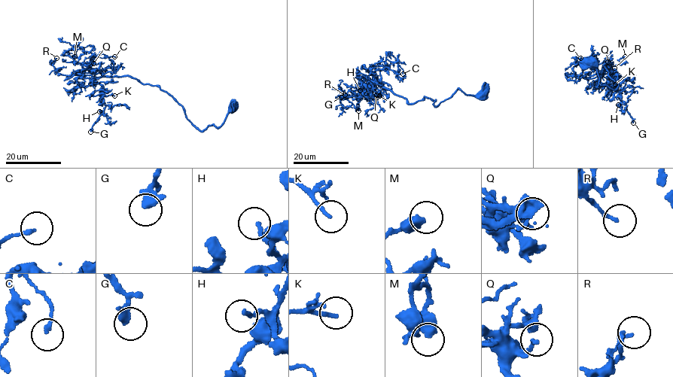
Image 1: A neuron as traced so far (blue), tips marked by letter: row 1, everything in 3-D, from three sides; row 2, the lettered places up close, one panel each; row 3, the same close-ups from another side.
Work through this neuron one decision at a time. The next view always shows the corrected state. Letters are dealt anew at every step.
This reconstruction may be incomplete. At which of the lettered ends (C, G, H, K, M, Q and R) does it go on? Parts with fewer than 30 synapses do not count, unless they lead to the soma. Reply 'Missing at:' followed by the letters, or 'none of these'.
Missing at: K

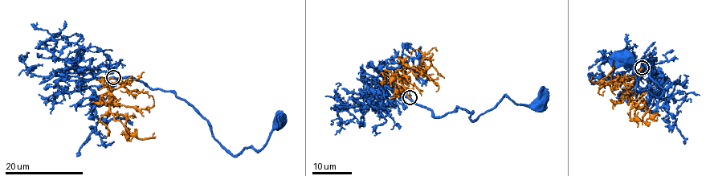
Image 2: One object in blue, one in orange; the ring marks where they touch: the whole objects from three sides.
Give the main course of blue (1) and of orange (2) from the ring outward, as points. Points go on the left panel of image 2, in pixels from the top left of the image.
1: (113, 77), (134, 77), (149, 88), (170, 91), (209, 123), (212, 137), (234, 156), (266, 144), (278, 121)
2: (113, 77), (104, 79), (107, 93), (101, 100), (108, 105), (109, 112), (116, 120), (140, 139), (155, 137)

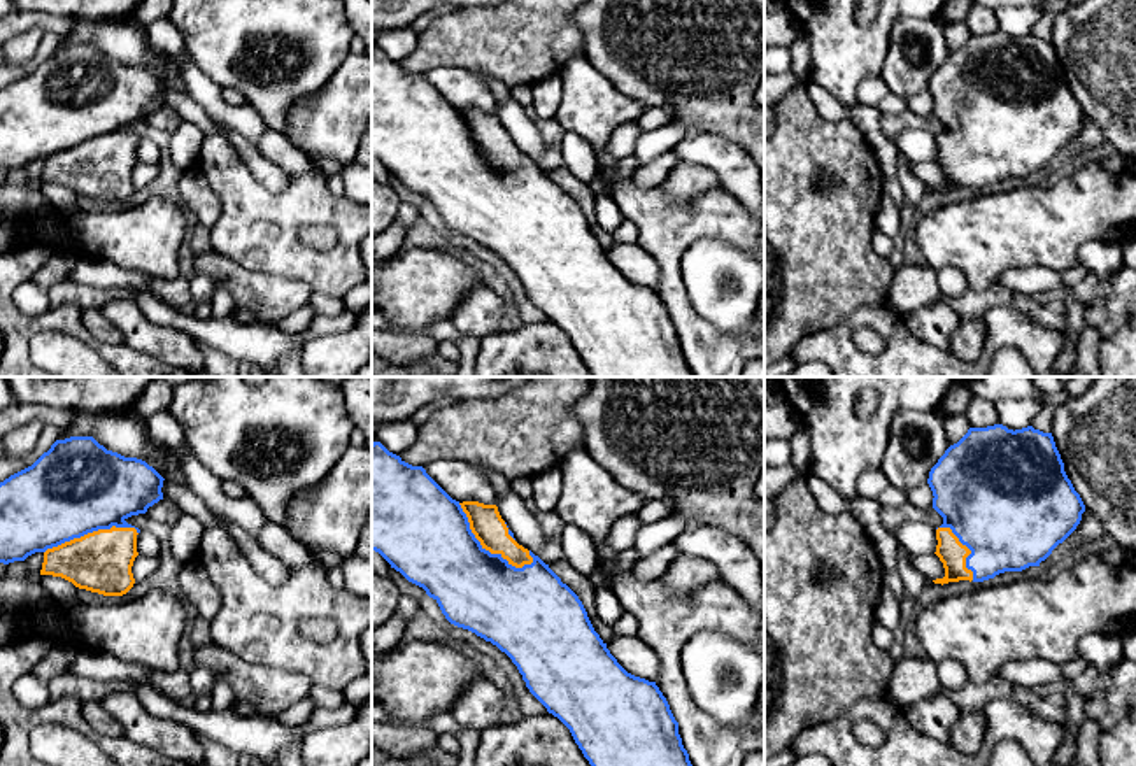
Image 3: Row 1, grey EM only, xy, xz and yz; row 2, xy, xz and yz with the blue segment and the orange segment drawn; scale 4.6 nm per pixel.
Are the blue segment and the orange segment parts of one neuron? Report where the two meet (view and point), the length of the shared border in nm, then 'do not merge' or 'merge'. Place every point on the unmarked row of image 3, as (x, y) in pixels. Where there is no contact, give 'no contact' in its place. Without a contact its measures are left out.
xz (488, 158) | 440 nm | merge

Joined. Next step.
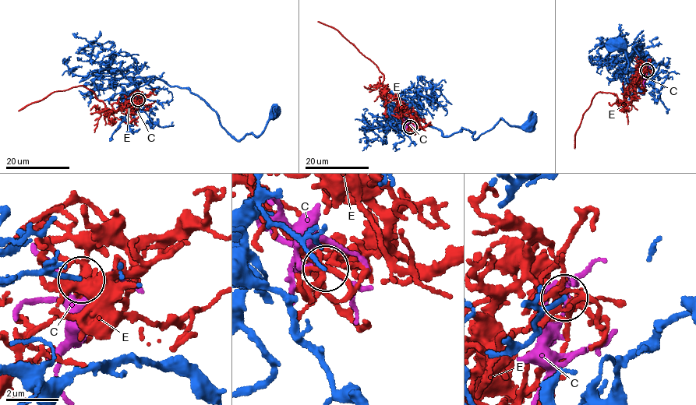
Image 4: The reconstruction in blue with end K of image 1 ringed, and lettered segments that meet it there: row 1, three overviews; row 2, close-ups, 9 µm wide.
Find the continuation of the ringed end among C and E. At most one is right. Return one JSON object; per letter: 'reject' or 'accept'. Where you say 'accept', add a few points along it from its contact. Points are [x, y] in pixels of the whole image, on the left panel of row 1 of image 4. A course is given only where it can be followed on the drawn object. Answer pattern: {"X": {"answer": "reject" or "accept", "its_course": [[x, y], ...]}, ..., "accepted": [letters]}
{"C": {"answer": "reject"}, "E": {"answer": "reject"}, "accepted": []}

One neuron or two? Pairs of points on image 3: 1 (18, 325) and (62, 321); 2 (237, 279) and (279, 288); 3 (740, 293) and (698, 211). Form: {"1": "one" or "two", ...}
{"1": "one", "2": "one", "3": "two"}

